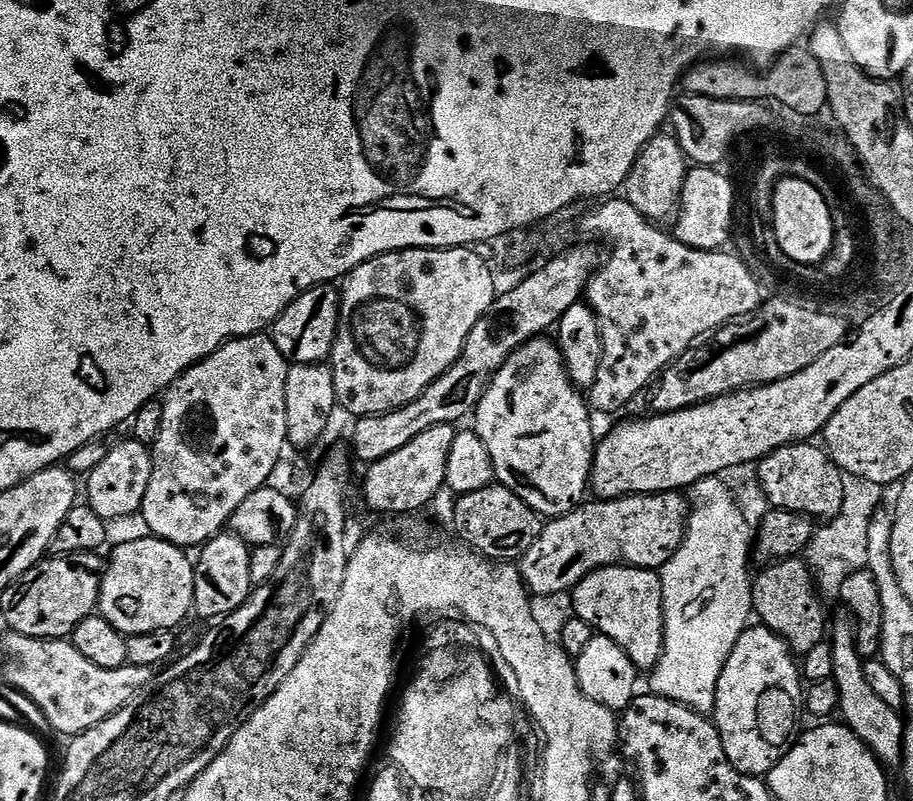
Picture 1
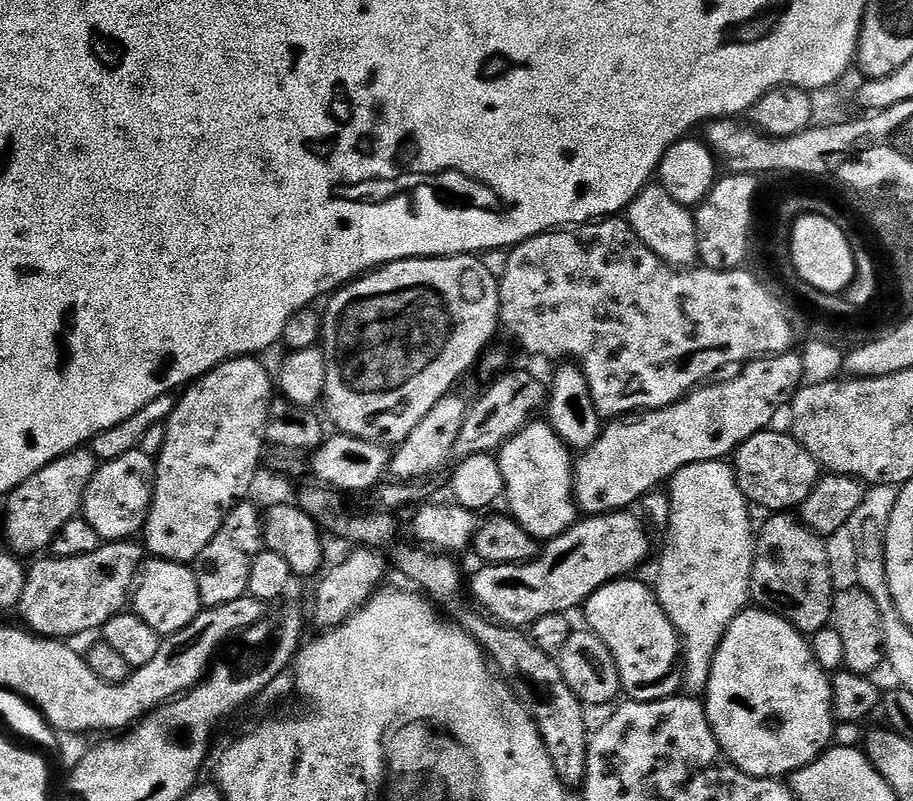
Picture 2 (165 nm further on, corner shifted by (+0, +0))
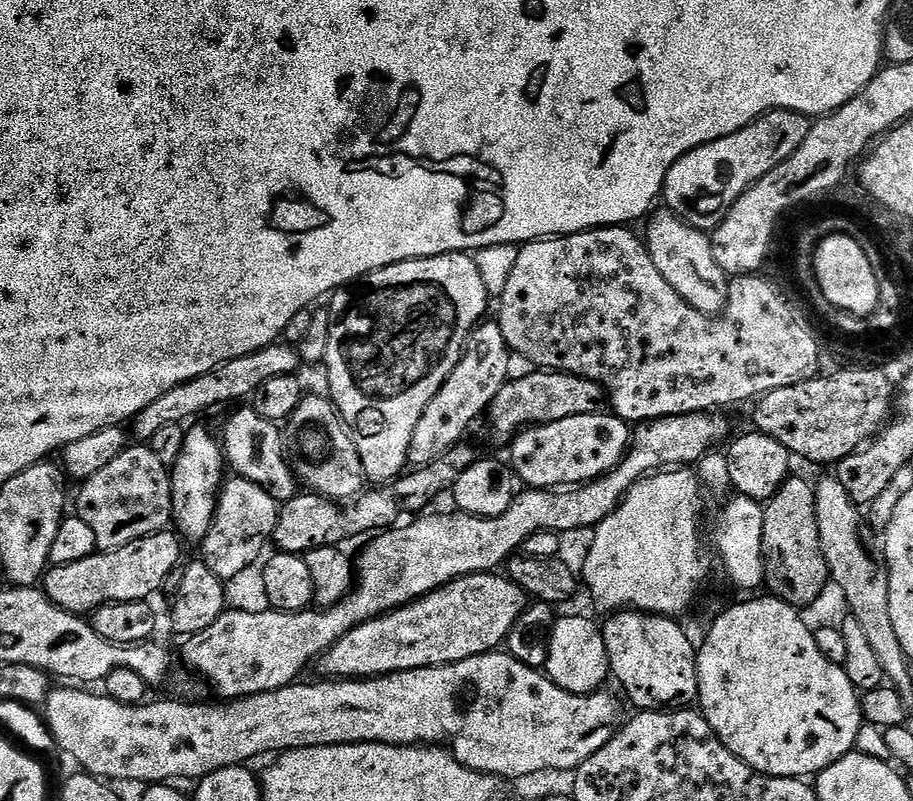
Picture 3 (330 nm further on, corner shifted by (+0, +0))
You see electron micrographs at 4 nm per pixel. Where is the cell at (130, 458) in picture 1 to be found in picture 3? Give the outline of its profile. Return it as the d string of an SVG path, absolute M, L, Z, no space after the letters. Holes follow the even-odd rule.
M129 446L79 485L75 511L96 535L101 552L113 552L138 538L165 531L172 524L172 474L146 446Z

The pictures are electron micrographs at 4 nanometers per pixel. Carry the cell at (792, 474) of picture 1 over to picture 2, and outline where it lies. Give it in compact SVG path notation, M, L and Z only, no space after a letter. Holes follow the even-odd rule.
M765 430L754 434L734 453L736 481L742 494L753 505L761 504L772 514L784 514L799 509L801 502L810 498L822 475L820 463L787 431Z

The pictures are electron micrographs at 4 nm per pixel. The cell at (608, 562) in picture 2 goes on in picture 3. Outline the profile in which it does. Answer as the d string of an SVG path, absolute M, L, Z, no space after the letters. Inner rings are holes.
M478 572L470 576L461 576L460 579L453 580L451 584L444 585L444 587L439 588L436 592L432 592L429 596L422 596L418 600L413 600L410 604L405 604L402 608L396 608L393 612L389 612L383 616L376 616L373 620L367 620L364 624L359 624L357 628L350 630L341 640L334 642L334 646L330 646L330 650L326 650L321 654L318 661L318 669L320 668L321 677L351 680L353 678L389 676L395 672L418 670L419 668L437 668L443 664L462 662L466 658L474 658L475 656L481 656L487 652L497 651L497 649L507 641L510 630L514 626L514 622L518 622L518 618L523 614L525 607L526 597L524 592L514 581L508 579L507 575Z

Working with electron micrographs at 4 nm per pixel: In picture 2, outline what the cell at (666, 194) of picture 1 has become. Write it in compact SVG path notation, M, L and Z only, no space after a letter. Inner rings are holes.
M652 182L643 188L638 198L634 198L634 202L628 205L626 219L643 244L673 268L686 268L699 261L700 247L693 209L687 204L679 204L664 189L663 184Z

